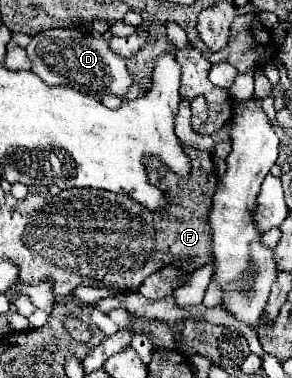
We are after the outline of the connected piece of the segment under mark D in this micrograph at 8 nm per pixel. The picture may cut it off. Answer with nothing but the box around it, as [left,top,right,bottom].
[26,28,132,100]

